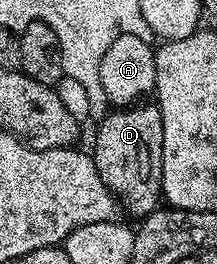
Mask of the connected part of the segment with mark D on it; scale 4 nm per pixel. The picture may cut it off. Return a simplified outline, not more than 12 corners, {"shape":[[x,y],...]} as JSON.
{"shape":[[113,109],[90,147],[117,203],[161,205],[162,112]]}

